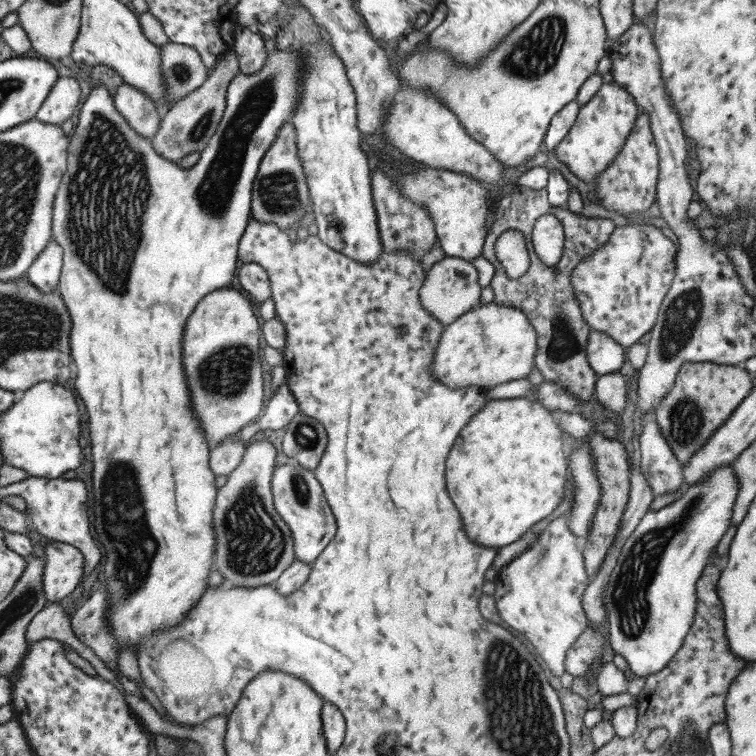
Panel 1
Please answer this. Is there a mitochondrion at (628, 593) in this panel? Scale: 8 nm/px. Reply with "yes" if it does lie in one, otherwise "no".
yes

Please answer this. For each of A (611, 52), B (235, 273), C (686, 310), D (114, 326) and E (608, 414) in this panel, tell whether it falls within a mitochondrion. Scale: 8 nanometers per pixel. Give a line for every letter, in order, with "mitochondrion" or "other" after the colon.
A: other
B: other
C: mitochondrion
D: other
E: other

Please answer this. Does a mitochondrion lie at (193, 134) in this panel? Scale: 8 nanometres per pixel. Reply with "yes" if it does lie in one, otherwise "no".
yes

